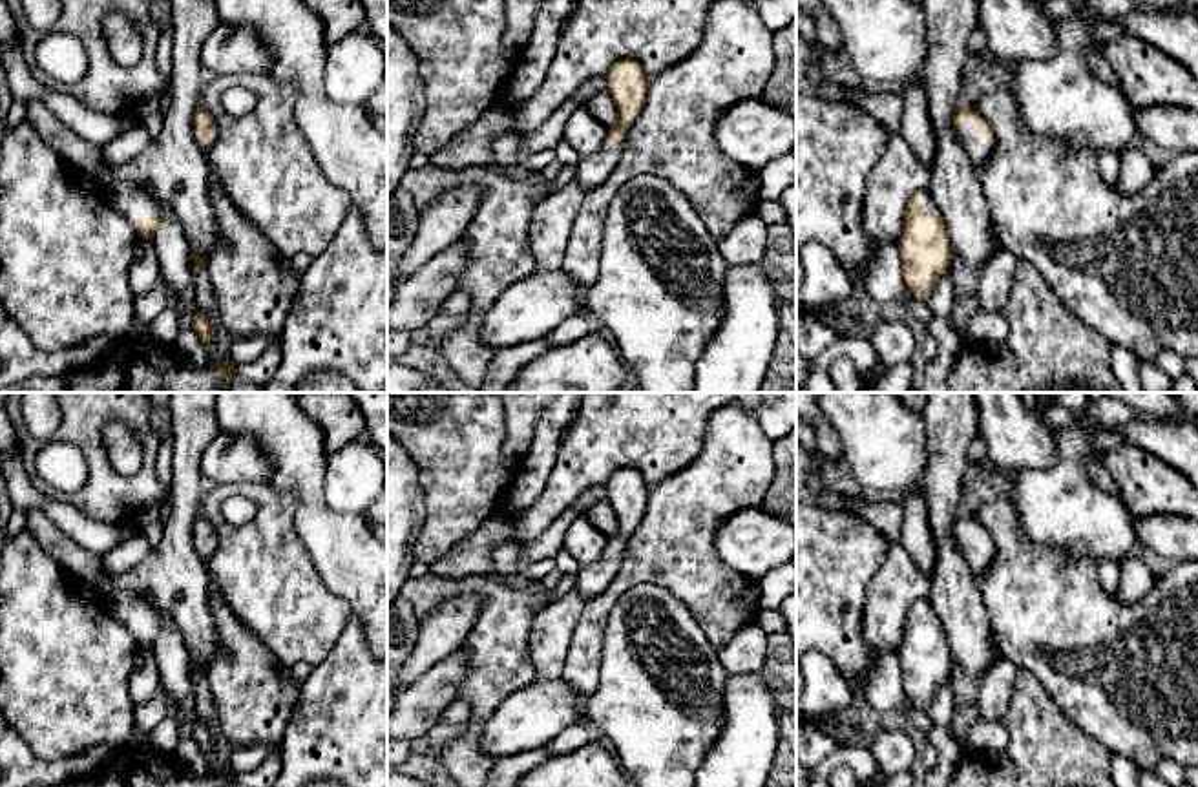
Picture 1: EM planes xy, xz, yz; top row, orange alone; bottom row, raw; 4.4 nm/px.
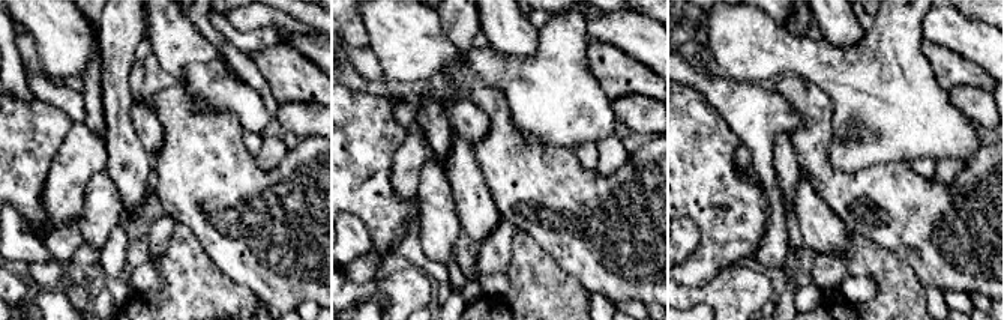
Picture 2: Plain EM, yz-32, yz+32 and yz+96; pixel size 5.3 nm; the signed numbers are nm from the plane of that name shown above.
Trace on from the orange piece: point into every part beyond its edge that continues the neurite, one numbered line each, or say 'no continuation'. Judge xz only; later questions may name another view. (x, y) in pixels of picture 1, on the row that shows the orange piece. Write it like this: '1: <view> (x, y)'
1: xz (590, 170)

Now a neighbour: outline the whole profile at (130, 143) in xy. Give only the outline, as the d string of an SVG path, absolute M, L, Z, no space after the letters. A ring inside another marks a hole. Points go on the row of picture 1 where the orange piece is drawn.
M139 124L122 131L119 137L102 146L102 163L104 168L126 164L146 150L152 142L152 137L146 126Z

